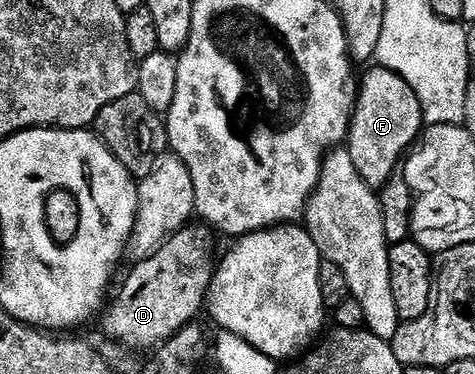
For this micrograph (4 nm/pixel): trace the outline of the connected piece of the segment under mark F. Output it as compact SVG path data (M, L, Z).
M374 66L366 77L363 75L348 137L348 151L362 181L375 190L389 184L399 171L400 161L411 151L423 128L420 98L416 98L412 86L408 86L400 74Z

